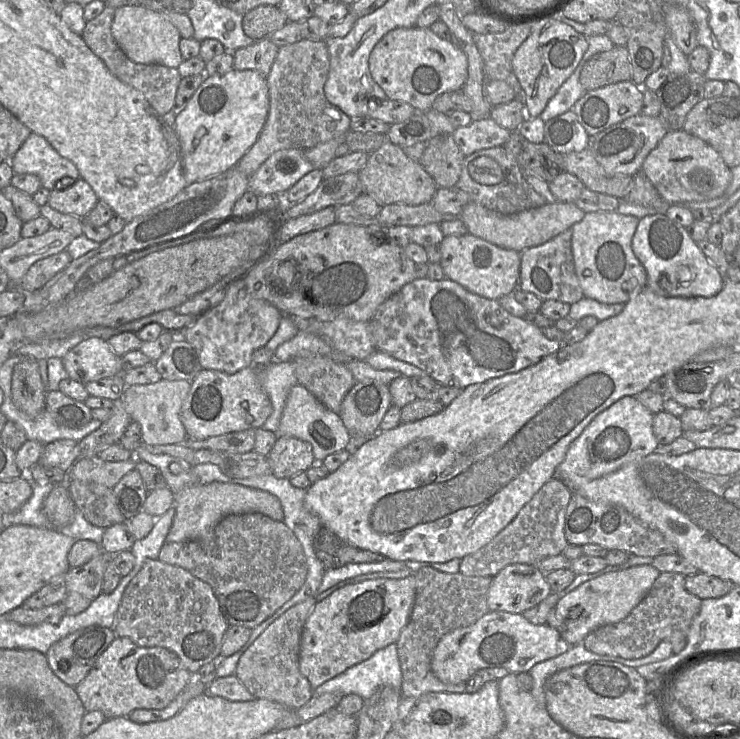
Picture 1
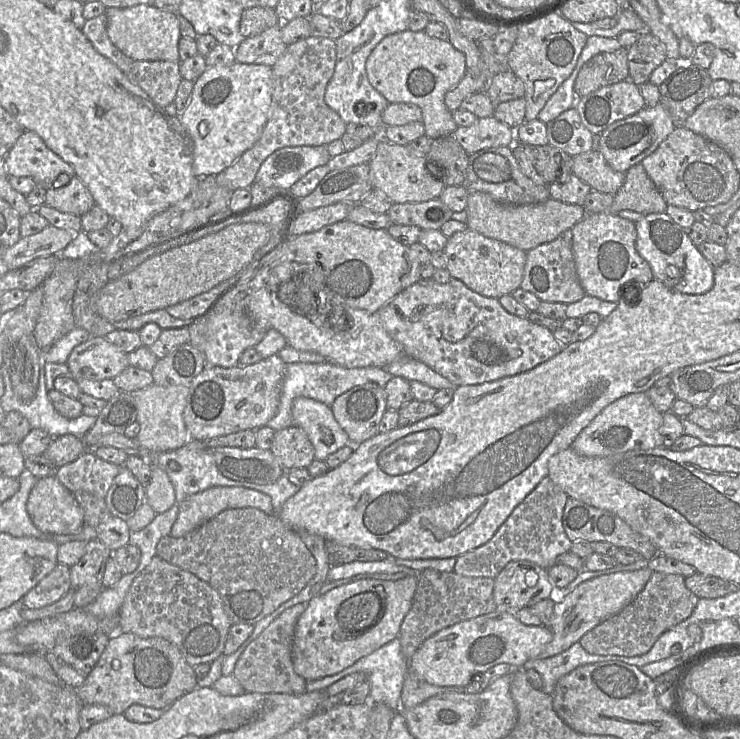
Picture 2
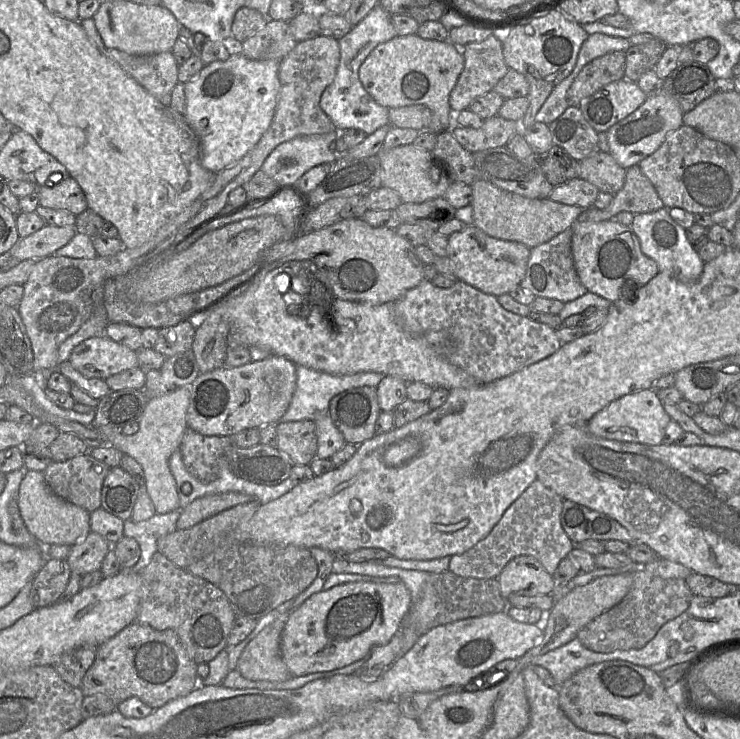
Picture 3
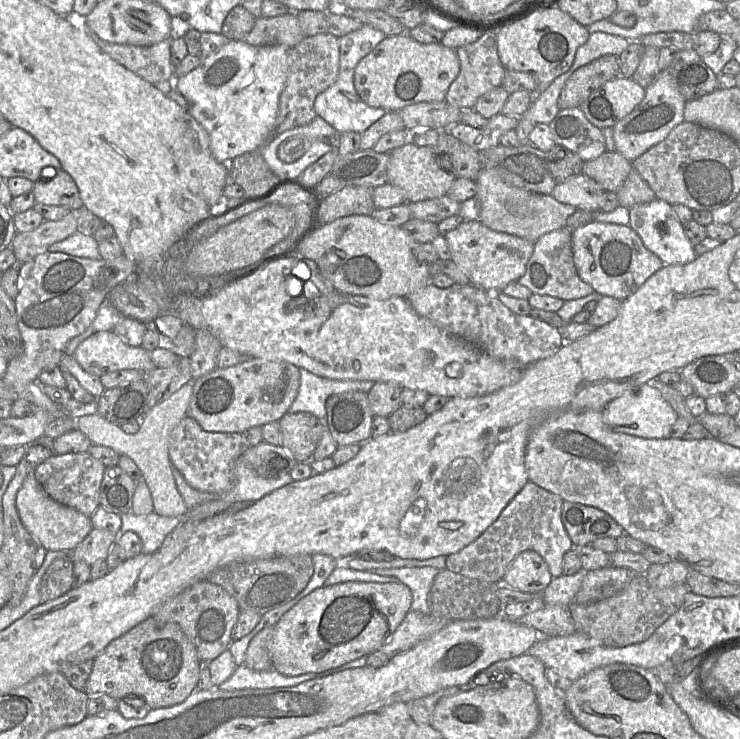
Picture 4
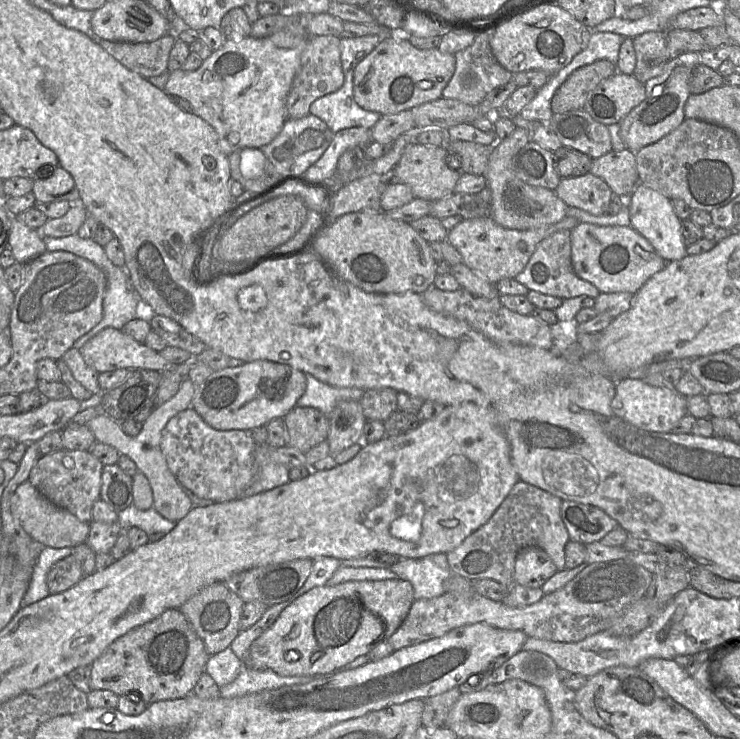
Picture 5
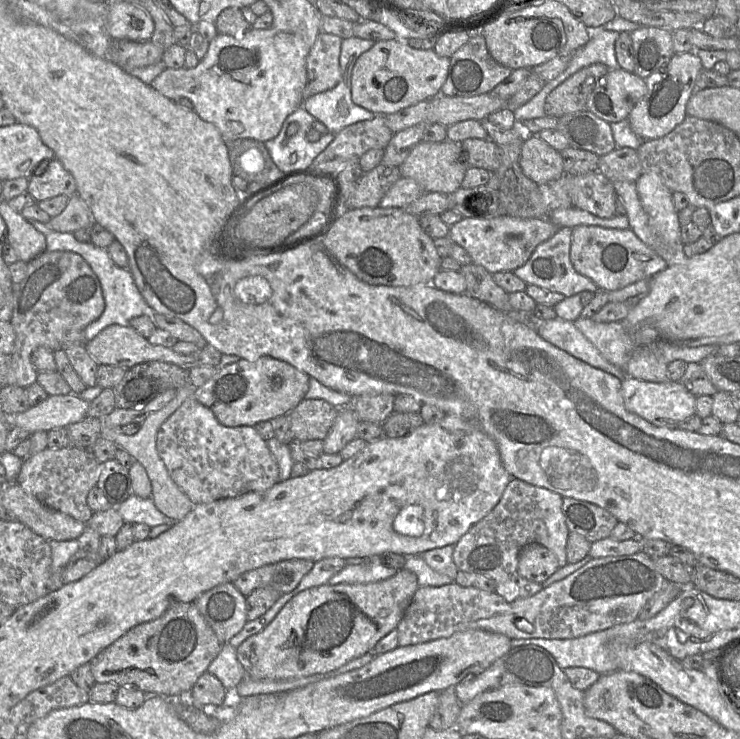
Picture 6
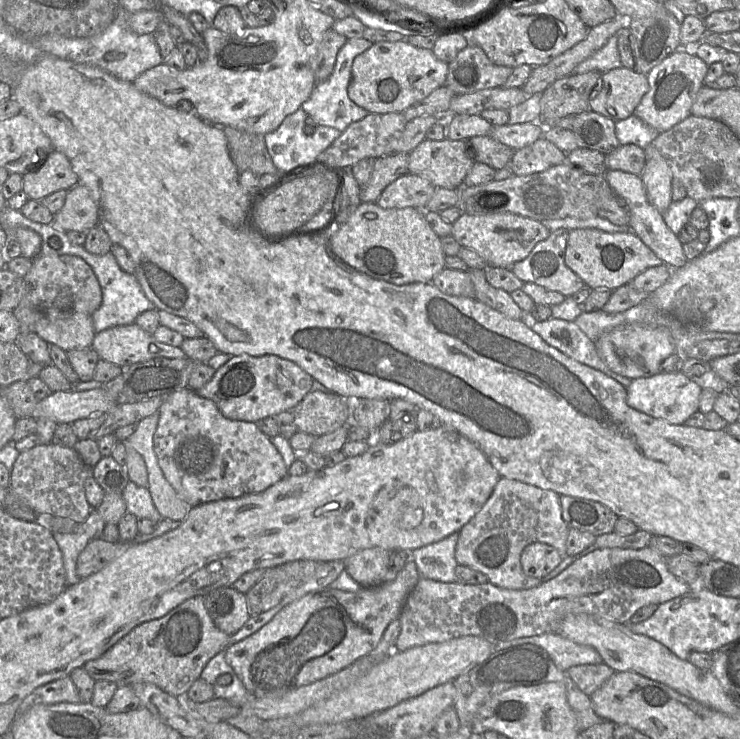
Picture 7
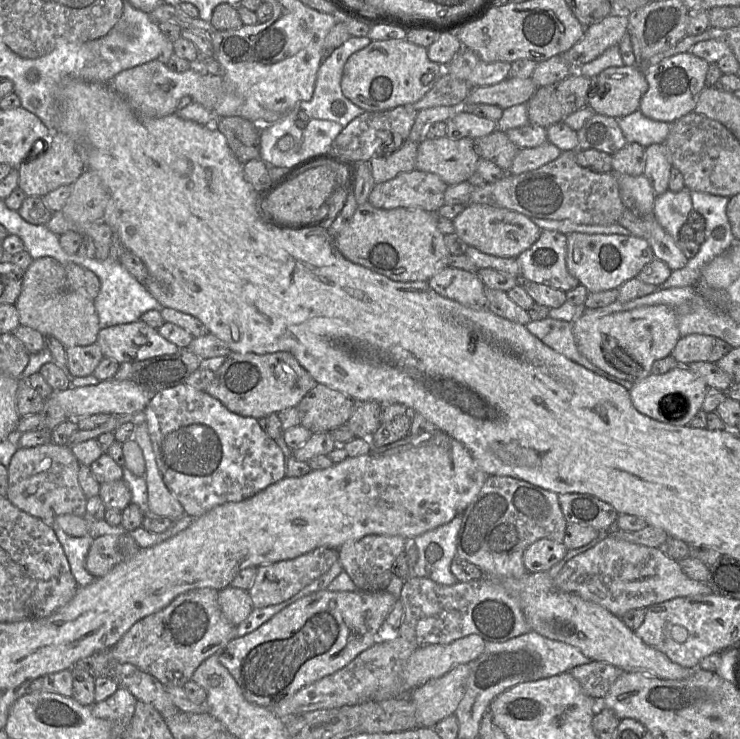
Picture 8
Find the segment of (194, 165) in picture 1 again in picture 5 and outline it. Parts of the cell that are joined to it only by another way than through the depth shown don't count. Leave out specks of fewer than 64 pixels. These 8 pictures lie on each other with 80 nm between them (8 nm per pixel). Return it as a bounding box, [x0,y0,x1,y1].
[164,31,310,155]

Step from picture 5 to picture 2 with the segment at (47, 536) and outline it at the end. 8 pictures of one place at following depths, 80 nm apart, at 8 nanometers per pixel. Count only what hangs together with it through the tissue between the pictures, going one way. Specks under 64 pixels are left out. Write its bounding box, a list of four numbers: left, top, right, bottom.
[26,476,85,535]

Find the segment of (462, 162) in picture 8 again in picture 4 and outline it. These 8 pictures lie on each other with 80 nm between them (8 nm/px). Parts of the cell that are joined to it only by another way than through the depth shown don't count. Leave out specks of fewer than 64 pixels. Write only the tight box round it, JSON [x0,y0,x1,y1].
[388,140,456,202]

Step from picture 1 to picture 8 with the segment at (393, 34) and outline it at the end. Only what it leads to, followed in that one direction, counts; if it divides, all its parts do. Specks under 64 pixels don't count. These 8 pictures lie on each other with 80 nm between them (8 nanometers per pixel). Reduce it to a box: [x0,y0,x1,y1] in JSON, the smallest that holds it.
[341,40,444,111]

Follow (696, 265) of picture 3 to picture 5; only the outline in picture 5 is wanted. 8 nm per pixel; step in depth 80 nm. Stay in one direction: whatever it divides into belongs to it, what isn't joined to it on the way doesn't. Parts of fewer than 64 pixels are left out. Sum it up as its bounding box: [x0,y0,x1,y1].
[626,183,687,262]

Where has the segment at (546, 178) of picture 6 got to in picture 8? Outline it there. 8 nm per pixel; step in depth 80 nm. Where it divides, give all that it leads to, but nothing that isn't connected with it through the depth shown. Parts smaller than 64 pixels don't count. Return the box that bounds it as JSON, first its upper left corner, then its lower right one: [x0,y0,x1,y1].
[507,142,562,175]

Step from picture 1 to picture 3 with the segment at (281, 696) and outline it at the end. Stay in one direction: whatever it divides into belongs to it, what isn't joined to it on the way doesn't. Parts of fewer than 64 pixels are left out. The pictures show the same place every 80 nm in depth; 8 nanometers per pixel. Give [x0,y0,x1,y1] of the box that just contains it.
[236,612,300,682]

